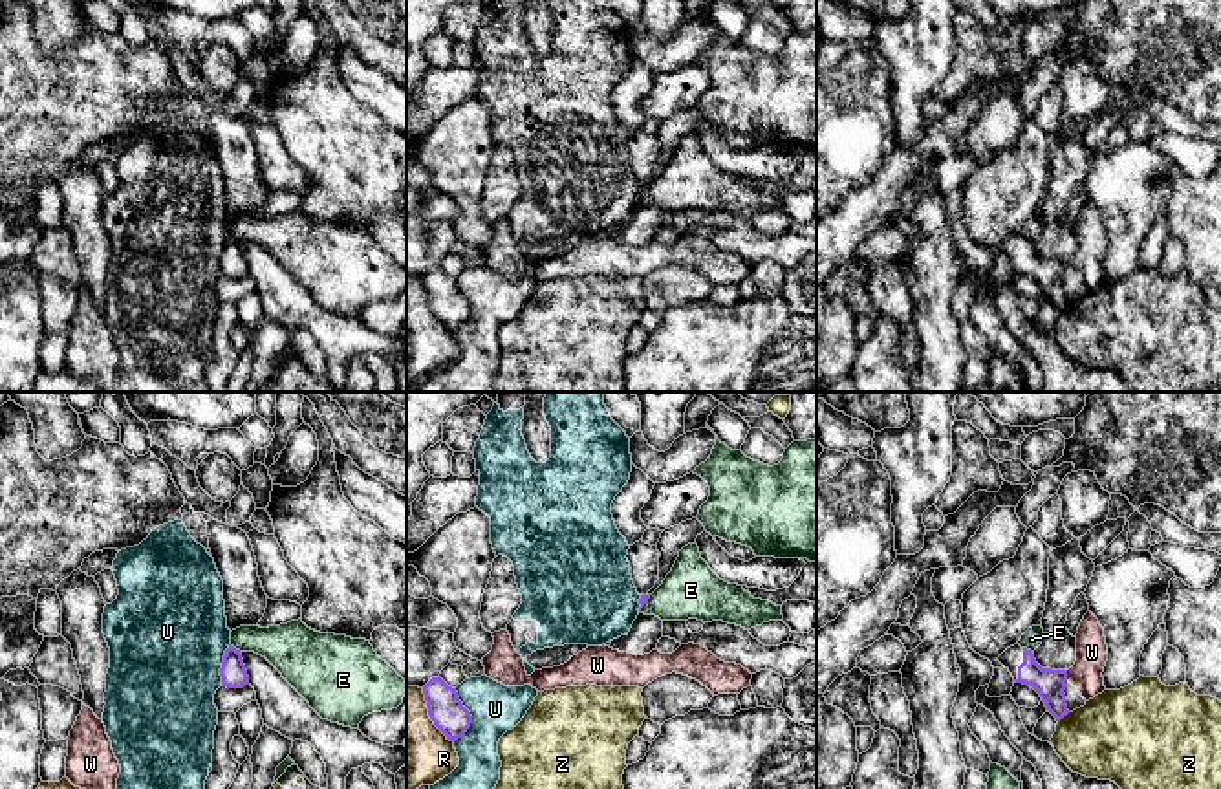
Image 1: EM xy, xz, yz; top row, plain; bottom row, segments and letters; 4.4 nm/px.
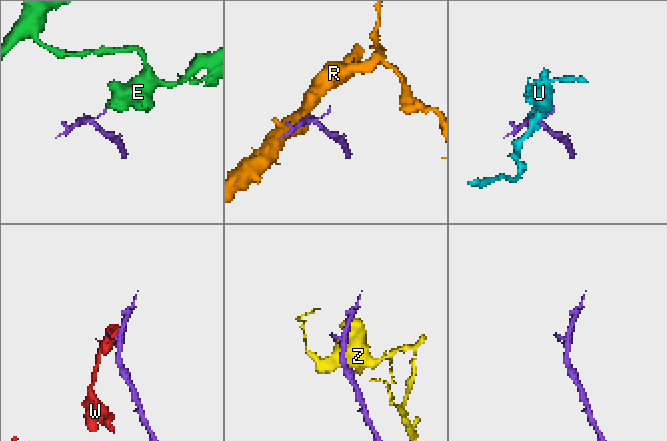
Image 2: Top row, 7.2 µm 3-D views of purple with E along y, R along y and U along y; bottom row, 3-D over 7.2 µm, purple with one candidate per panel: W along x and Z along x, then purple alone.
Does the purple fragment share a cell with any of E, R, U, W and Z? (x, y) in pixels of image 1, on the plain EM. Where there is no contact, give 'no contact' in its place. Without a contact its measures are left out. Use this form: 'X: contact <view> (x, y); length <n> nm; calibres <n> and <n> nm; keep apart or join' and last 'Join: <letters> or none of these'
E: contact xy (233, 237); length 60 nm; calibres 120 and 220 nm; keep apart
R: contact xz (429, 304); length 280 nm; calibres 150 and 320 nm; keep apart
U: contact xz (471, 306); length 240 nm; calibres 150 and 220 nm; keep apart
W: contact yz (1066, 266); length 50 nm; calibres 130 and 140 nm; keep apart
Z: contact yz (1064, 304); length 70 nm; calibres 130 and 400 nm; keep apart
Join: none of these

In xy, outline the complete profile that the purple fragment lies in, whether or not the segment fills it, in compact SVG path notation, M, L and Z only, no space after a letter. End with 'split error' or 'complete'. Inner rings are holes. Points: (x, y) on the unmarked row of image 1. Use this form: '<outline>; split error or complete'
M231 234L225 240L220 265L222 265L222 276L227 278L243 278L245 275L249 275L249 265L242 243Z; complete

